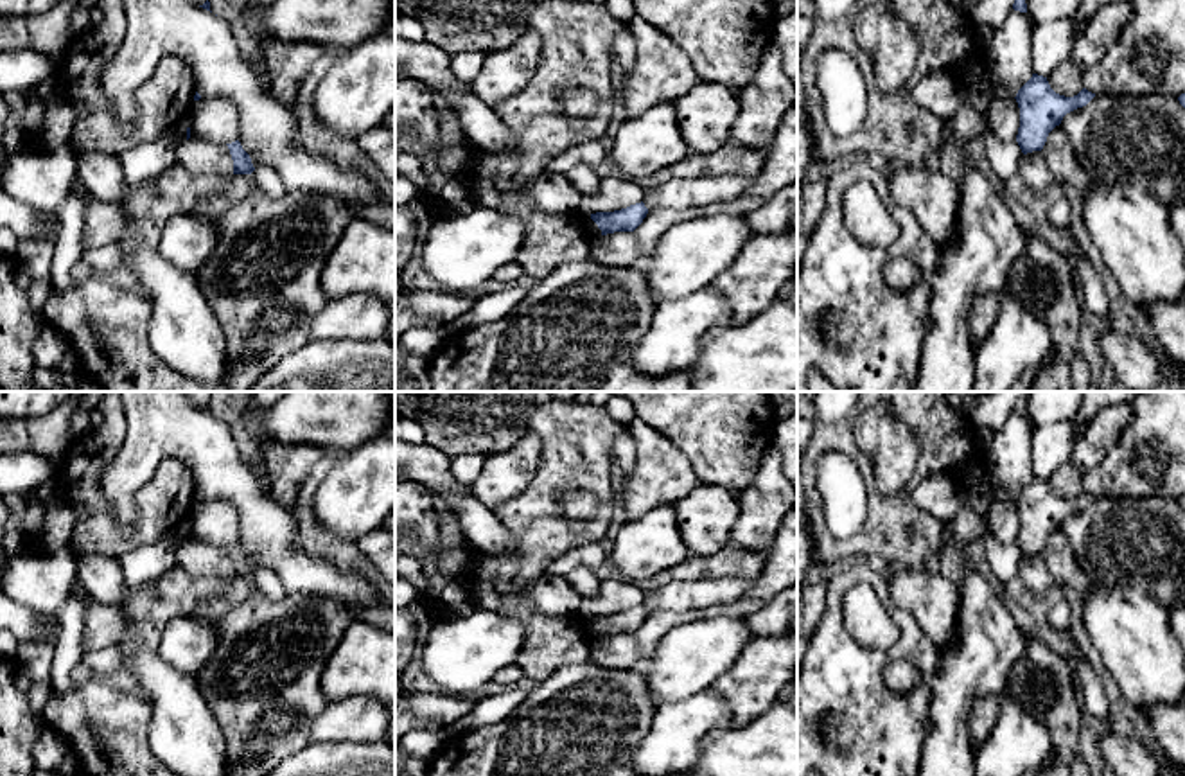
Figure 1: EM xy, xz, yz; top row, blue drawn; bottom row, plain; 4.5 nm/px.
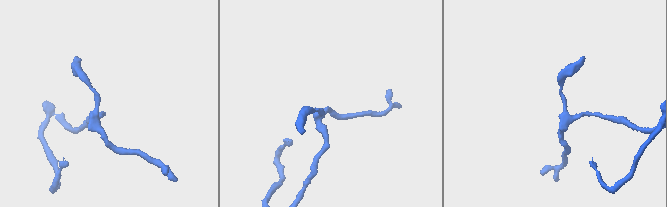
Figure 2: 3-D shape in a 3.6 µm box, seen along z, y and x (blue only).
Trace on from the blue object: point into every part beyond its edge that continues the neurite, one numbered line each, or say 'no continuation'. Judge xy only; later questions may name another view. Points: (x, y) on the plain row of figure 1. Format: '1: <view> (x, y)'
no continuation

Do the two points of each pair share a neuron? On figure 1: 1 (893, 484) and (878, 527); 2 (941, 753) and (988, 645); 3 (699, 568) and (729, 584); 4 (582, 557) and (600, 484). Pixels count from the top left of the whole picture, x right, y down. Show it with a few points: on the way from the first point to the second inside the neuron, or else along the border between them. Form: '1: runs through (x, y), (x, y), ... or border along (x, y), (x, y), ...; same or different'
1: border along (868, 458), (882, 493), (907, 489); different
2: runs through (948, 726), (954, 690), (966, 672); same
3: border along (753, 577), (674, 579); different
4: border along (598, 541), (568, 548), (548, 564); different

